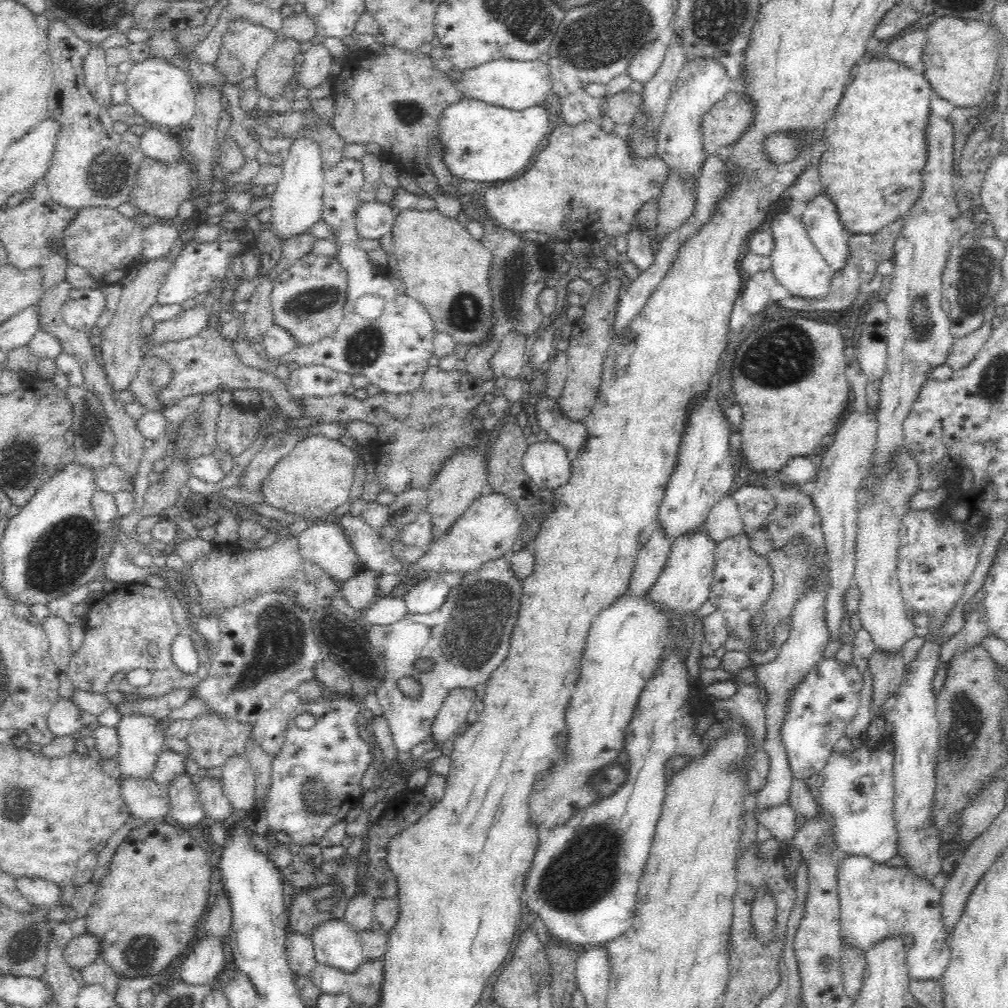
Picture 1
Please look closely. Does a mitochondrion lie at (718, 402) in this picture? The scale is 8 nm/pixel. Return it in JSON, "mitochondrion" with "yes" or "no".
{"mitochondrion":"no"}

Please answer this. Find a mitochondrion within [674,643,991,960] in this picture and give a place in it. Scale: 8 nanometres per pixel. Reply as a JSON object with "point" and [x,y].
{"point":[966,716]}

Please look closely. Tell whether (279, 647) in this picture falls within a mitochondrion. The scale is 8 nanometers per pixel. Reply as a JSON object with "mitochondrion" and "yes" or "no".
{"mitochondrion":"yes"}

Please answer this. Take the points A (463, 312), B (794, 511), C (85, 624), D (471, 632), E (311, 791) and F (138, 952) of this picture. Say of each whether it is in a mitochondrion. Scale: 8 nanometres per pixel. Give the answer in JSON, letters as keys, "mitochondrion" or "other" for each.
{"A":"mitochondrion","B":"mitochondrion","C":"other","D":"mitochondrion","E":"mitochondrion","F":"mitochondrion"}

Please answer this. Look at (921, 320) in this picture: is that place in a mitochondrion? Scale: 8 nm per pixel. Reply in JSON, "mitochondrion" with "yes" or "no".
{"mitochondrion":"yes"}

